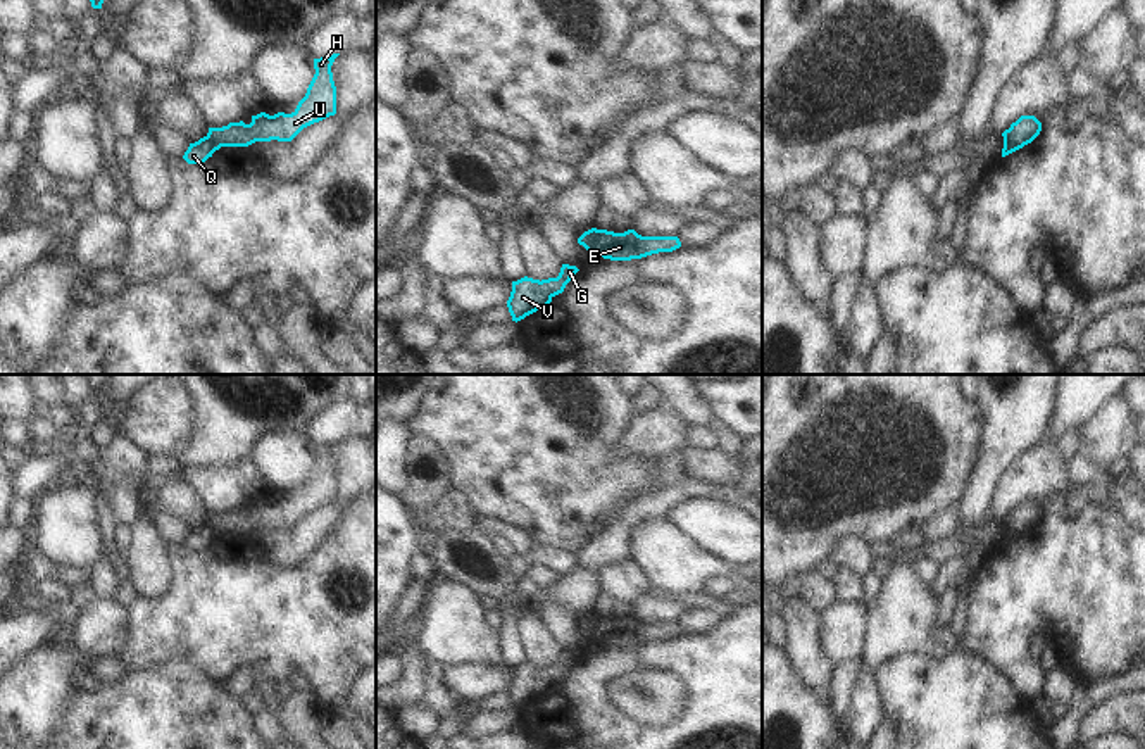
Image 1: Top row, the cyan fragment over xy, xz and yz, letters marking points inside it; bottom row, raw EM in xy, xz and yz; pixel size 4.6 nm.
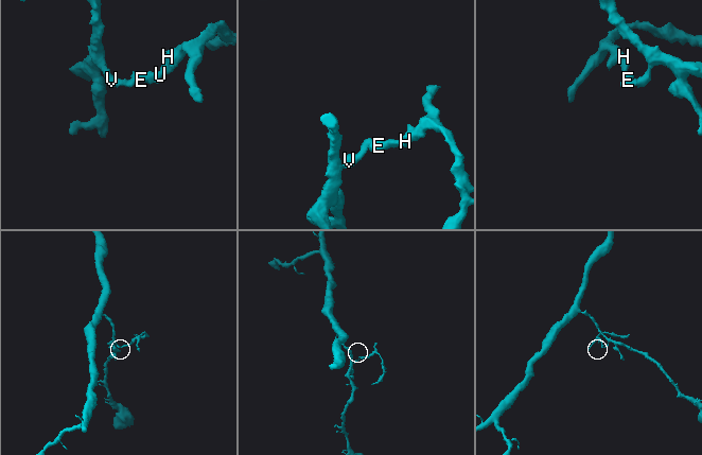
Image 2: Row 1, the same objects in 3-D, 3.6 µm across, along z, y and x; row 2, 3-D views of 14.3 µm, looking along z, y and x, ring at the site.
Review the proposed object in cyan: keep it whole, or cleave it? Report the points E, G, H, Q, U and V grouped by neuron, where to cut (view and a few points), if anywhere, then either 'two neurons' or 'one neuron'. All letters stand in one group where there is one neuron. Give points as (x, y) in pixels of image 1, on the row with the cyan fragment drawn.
groups E H U / G Q V; cut xz (599, 230), (588, 251); two neurons

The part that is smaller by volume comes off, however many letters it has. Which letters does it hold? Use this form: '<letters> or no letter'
E, H, U

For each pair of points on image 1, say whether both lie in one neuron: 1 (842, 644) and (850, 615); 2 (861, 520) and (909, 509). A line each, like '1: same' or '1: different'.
1: same
2: same

